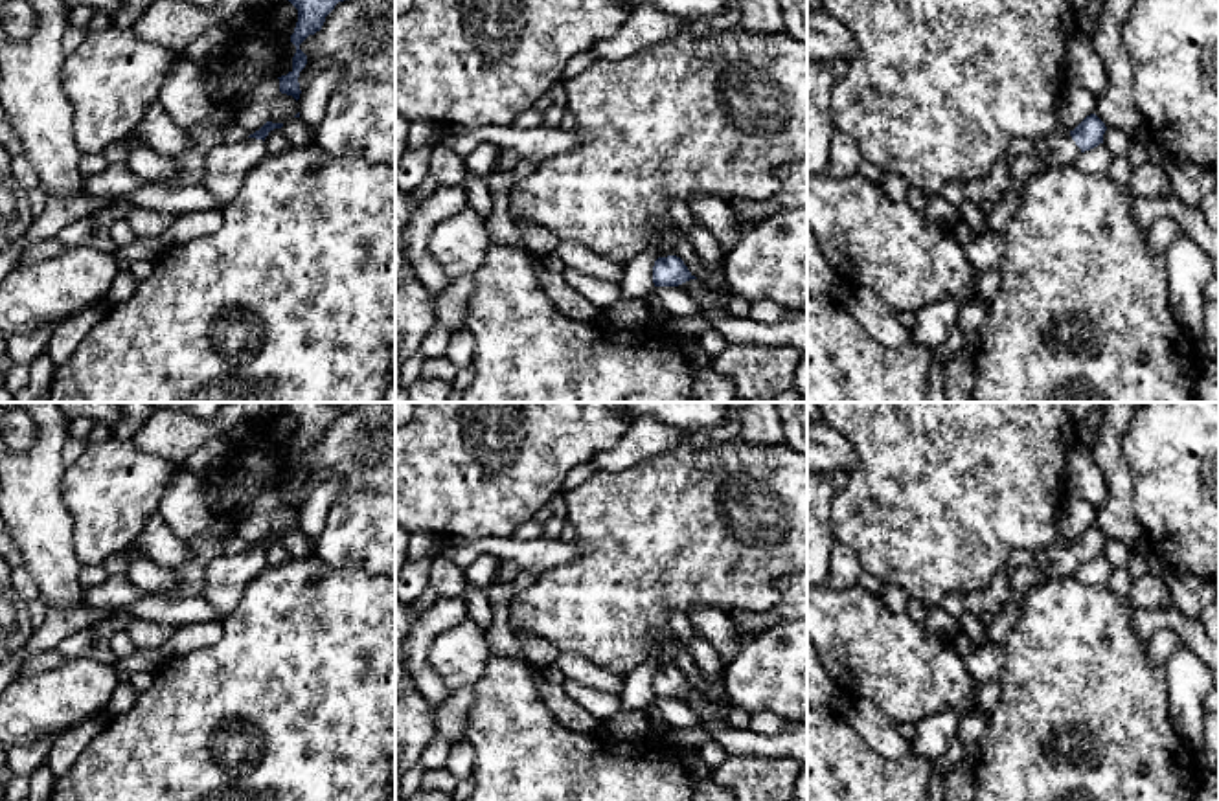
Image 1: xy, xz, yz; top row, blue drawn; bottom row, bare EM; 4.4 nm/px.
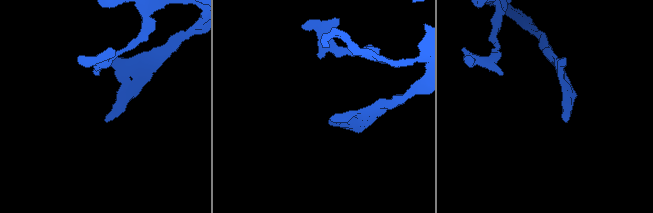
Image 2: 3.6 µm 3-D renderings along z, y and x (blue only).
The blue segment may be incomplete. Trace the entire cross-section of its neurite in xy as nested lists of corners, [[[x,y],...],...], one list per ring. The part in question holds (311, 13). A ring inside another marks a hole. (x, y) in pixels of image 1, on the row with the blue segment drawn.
[[[289,0],[298,9],[298,22],[294,33],[291,35],[291,42],[296,46],[296,53],[292,57],[292,70],[279,79],[279,92],[292,96],[296,101],[300,99],[300,72],[307,64],[307,55],[300,50],[300,44],[316,31],[322,29],[325,17],[335,9],[338,2],[344,0]]]

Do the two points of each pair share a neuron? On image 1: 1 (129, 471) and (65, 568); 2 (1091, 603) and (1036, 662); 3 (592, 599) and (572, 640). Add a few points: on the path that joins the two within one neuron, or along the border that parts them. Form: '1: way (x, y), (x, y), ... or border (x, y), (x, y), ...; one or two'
1: border (67, 509), (72, 520), (72, 548), (83, 564); two
2: way (1080, 618), (1050, 647); one
3: way (587, 609), (572, 631); one

